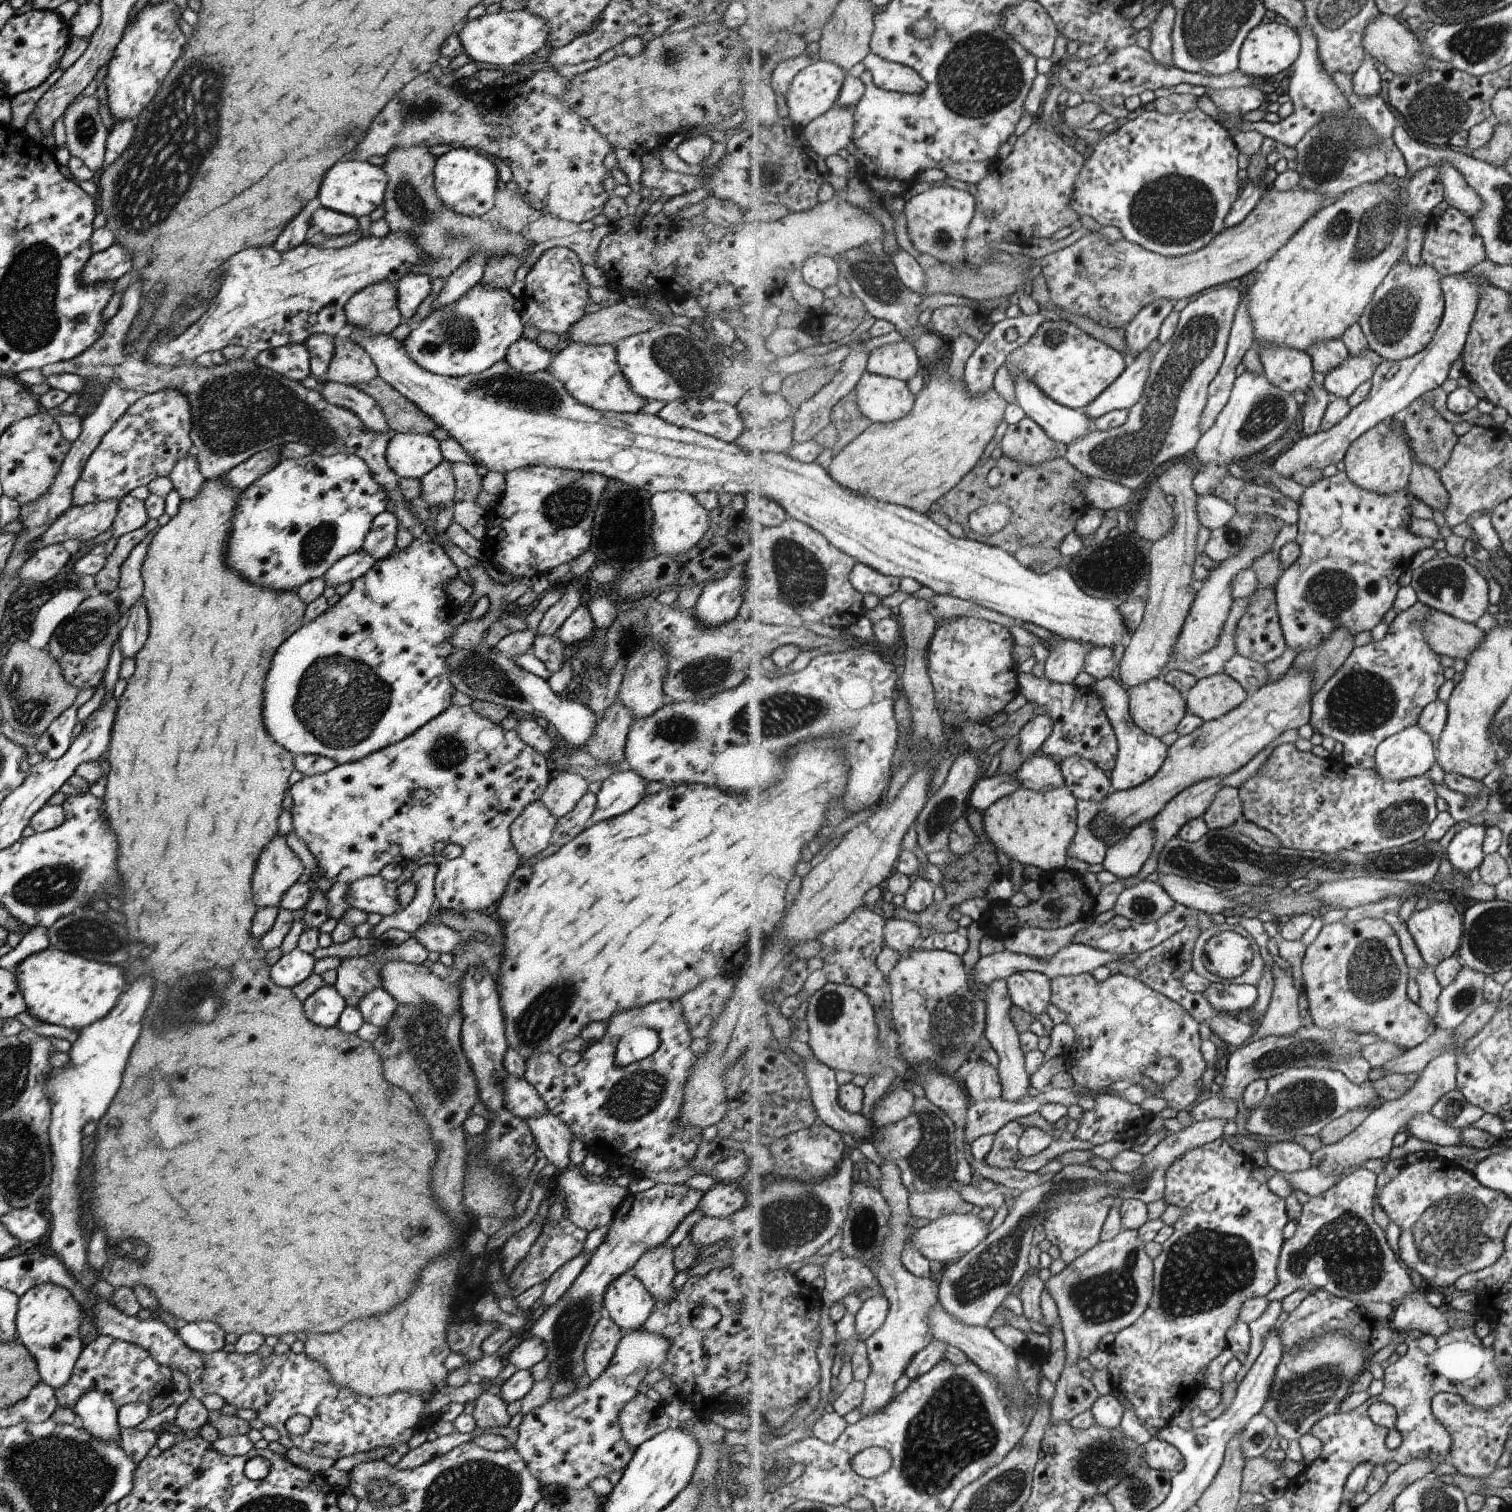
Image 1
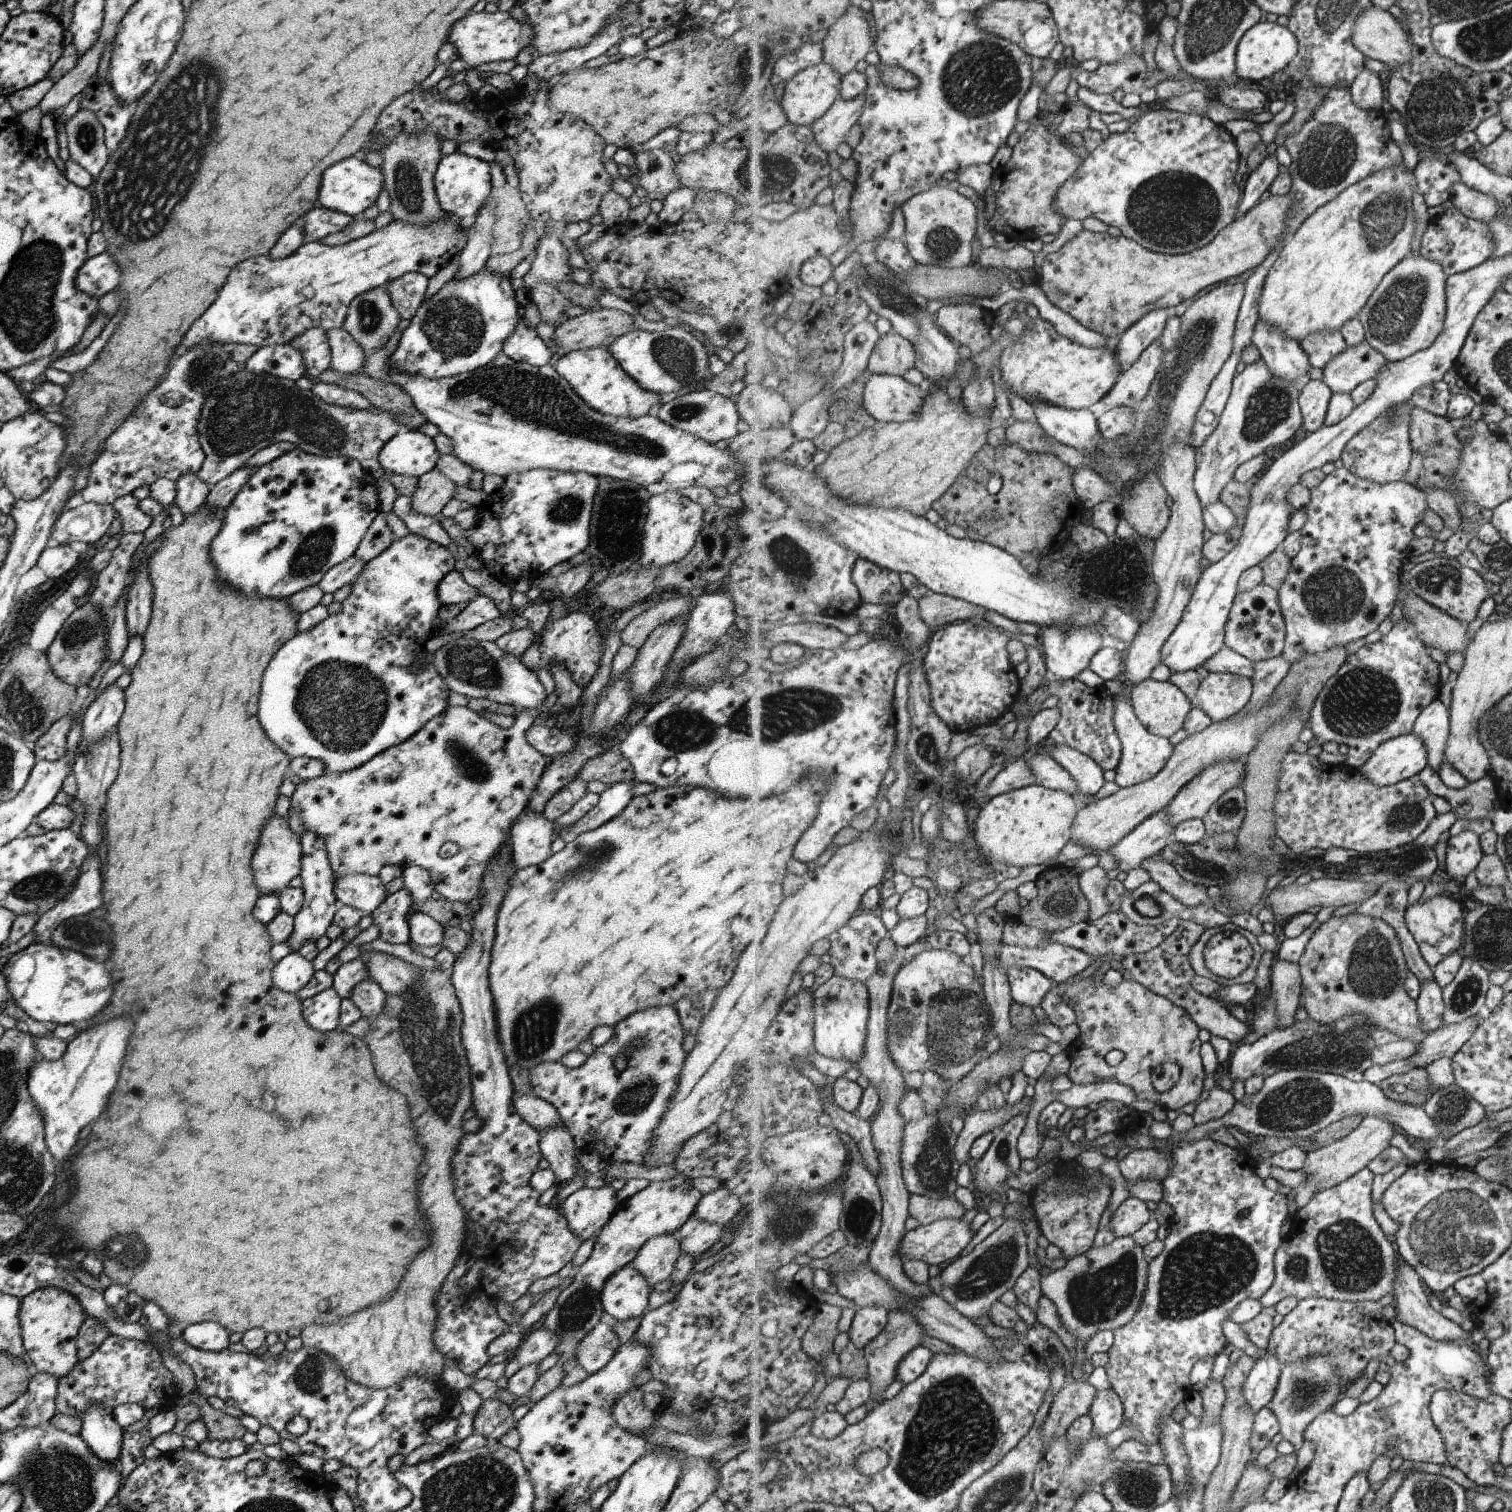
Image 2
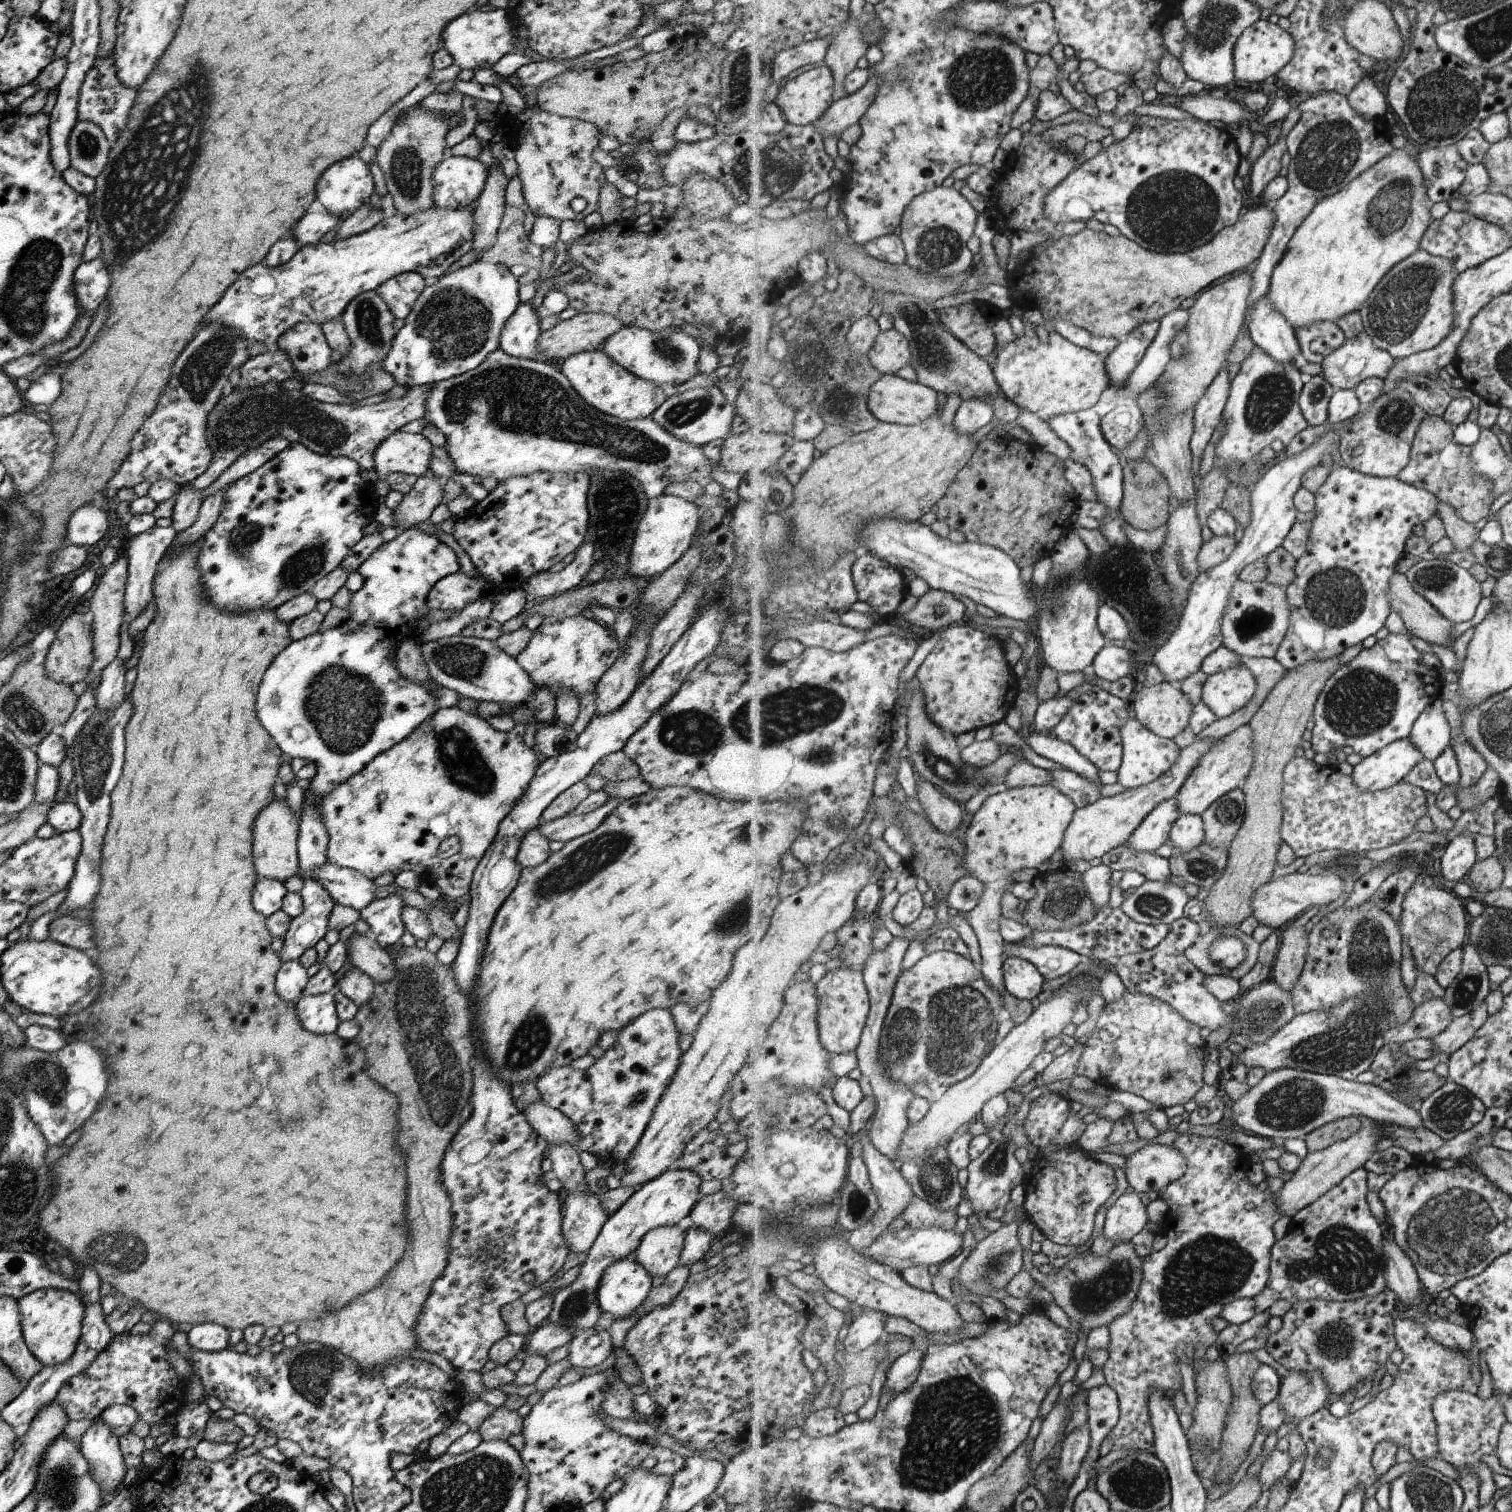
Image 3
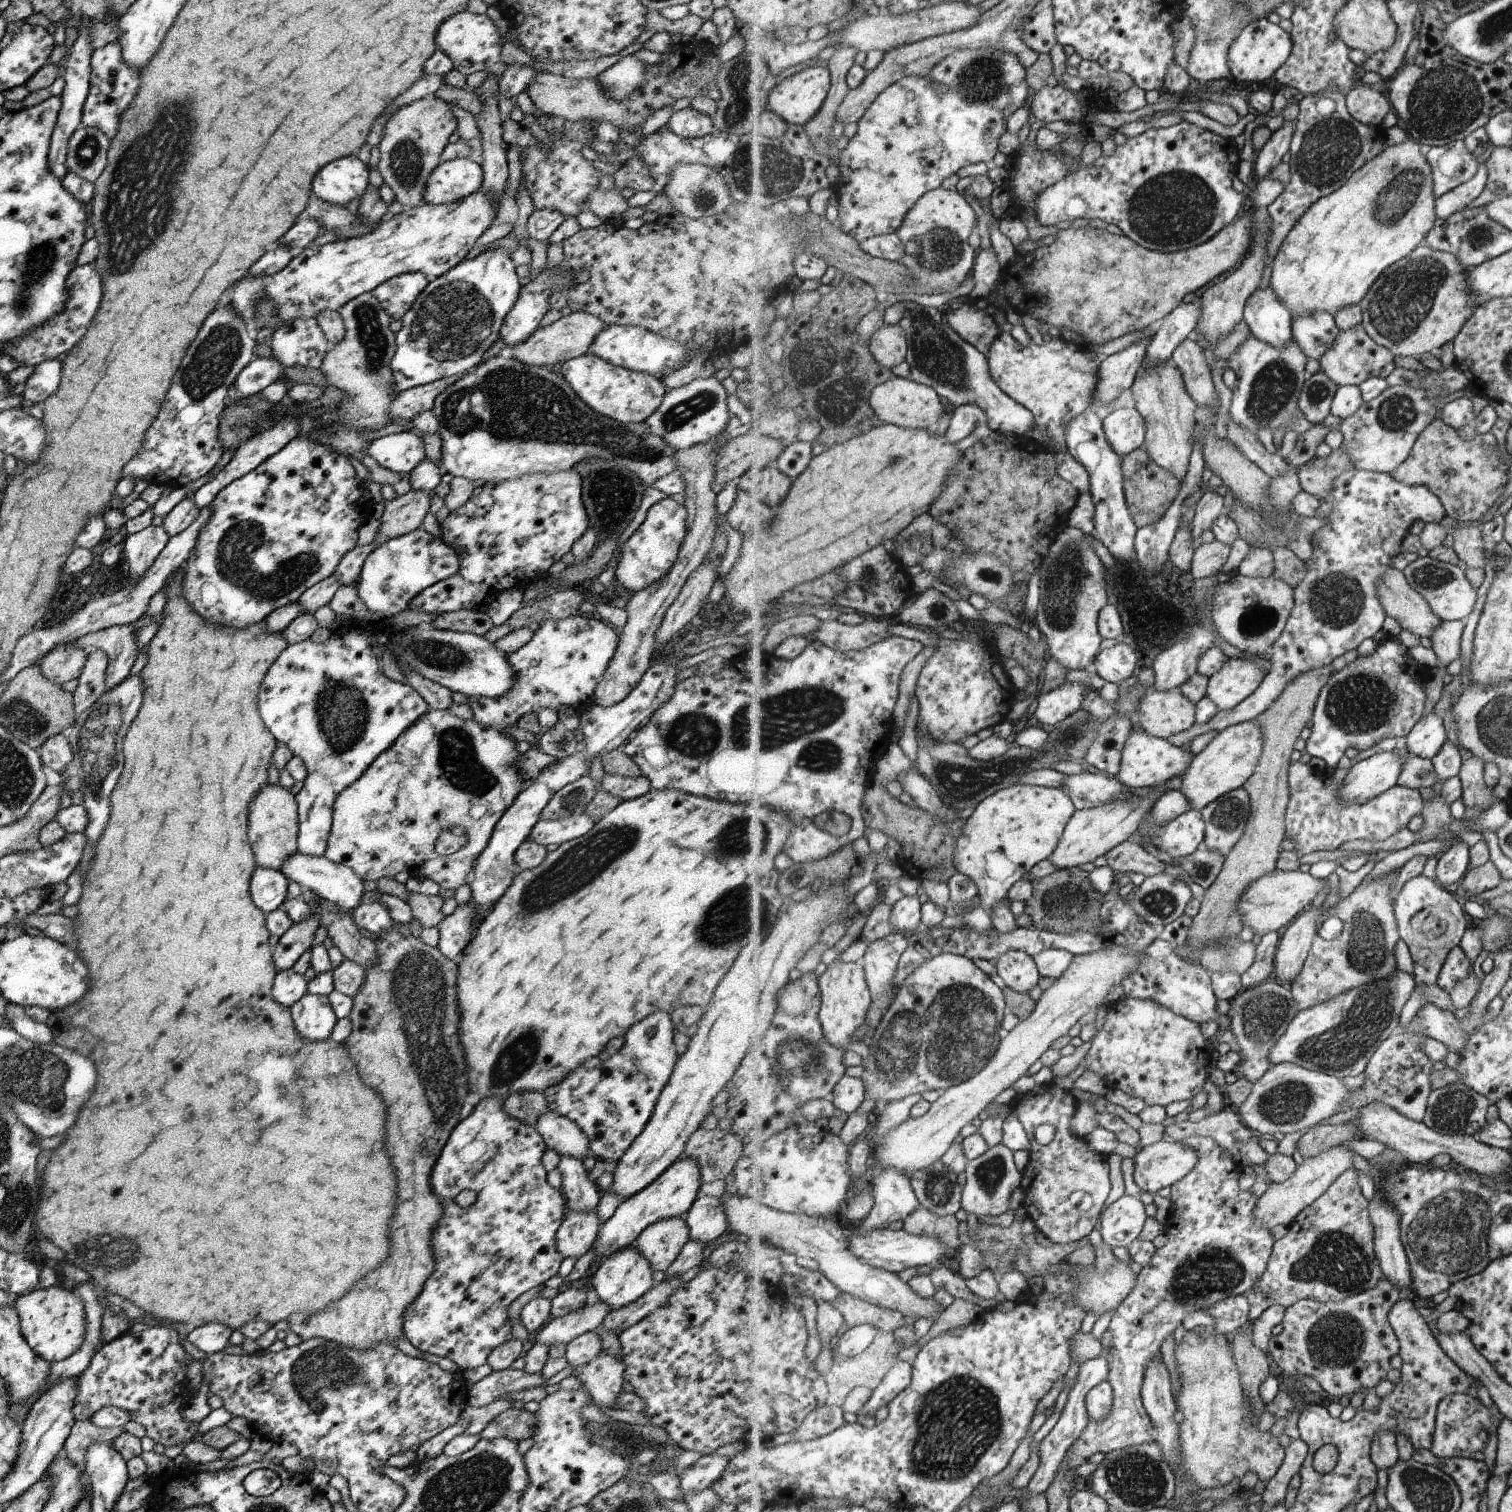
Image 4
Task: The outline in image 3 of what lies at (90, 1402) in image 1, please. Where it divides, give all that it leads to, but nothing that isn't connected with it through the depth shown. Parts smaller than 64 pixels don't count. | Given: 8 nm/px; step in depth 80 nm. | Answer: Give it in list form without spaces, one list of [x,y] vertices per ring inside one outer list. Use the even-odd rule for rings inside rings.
[[[95,1416],[91,1420],[91,1426],[87,1426],[81,1434],[80,1440],[81,1454],[89,1464],[91,1478],[99,1482],[99,1490],[103,1490],[101,1505],[107,1502],[109,1494],[115,1492],[125,1475],[119,1437],[111,1434],[111,1428],[99,1416]]]

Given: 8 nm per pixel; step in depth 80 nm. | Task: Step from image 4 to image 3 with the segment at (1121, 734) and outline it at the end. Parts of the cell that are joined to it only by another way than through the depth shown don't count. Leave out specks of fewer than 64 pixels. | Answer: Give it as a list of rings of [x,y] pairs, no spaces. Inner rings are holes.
[[[1090,683],[1080,684],[1070,690],[1068,695],[1073,698],[1073,706],[1052,733],[1059,740],[1075,746],[1083,756],[1097,764],[1101,771],[1112,771],[1117,774],[1124,756],[1121,728],[1127,718],[1134,716],[1131,701],[1121,700]]]

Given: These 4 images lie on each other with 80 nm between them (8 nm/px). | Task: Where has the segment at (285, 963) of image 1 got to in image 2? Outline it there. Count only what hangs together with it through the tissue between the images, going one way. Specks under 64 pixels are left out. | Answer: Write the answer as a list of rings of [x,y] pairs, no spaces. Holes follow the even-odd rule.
[[[291,952],[278,960],[271,968],[272,984],[290,994],[296,994],[314,974],[311,960],[306,960],[297,952]]]

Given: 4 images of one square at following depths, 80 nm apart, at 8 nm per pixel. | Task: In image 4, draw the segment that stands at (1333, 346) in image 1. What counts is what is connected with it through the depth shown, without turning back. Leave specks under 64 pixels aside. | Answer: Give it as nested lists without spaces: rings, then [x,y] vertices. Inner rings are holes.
[[[1315,311],[1309,316],[1292,317],[1294,340],[1311,359],[1320,360],[1341,331],[1336,317],[1325,311]]]

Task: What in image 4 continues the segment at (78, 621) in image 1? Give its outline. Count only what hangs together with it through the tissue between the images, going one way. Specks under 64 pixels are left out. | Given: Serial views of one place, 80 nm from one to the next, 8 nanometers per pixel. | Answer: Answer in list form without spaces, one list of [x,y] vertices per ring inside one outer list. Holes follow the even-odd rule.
[[[71,643],[52,648],[37,663],[40,673],[50,682],[58,685],[77,678],[84,667],[88,649],[75,649]]]

